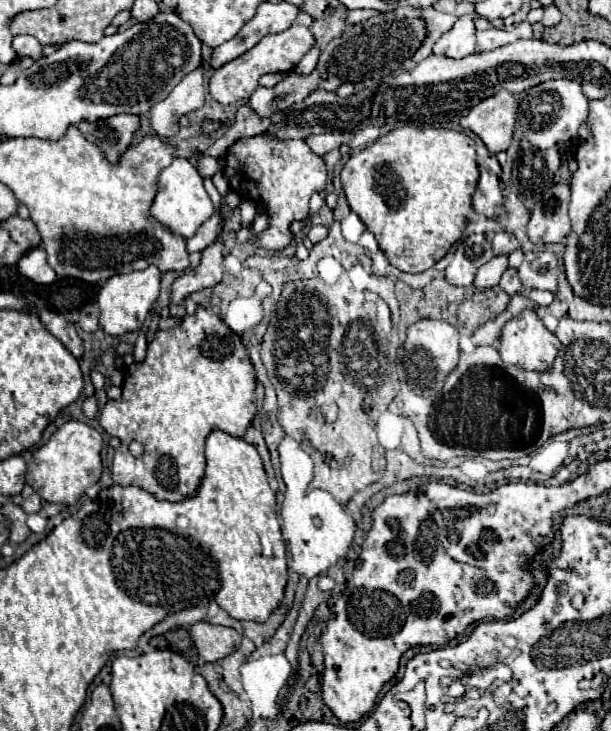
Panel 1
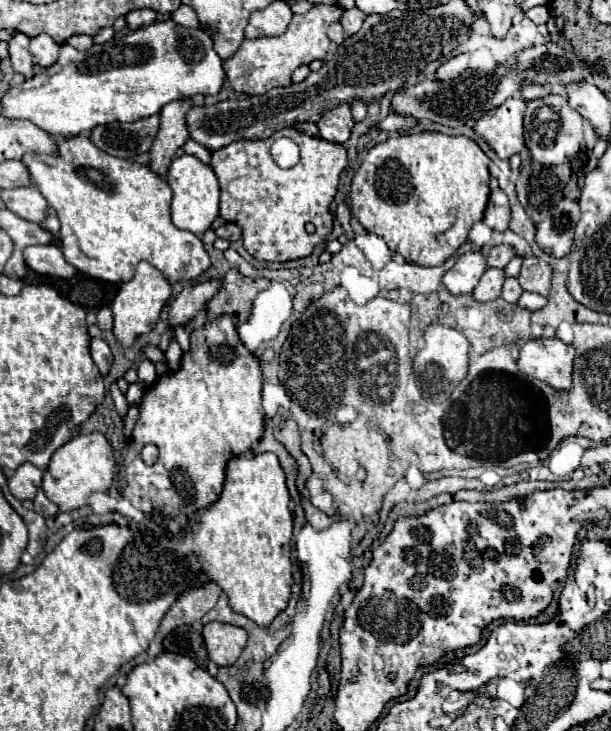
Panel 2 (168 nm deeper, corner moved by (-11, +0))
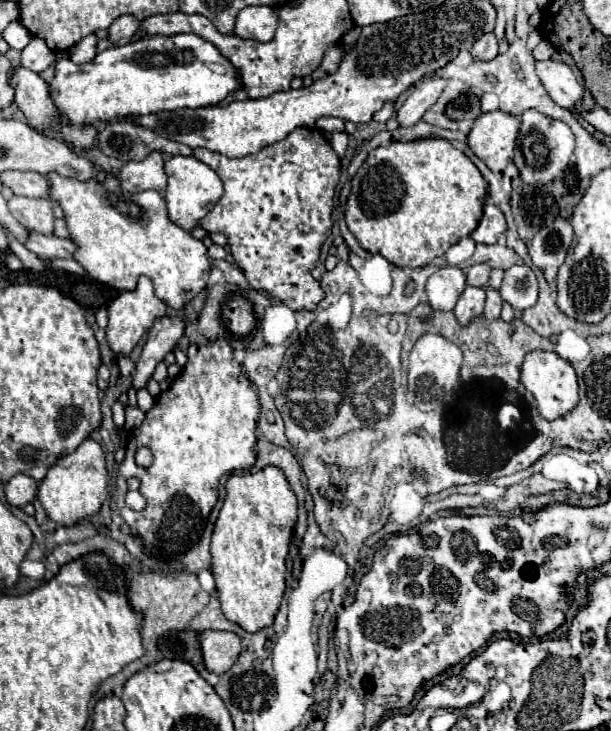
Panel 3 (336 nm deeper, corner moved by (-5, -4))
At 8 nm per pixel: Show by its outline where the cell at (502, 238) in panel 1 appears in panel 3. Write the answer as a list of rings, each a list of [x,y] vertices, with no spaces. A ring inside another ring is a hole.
[[[475,264],[475,266],[471,266],[469,270],[465,270],[467,284],[469,286],[487,286],[489,272],[491,272],[491,268],[487,264]]]

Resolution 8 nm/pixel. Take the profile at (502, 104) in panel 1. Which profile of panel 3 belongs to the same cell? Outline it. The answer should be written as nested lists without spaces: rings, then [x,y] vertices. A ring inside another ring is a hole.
[[[501,110],[481,114],[469,132],[469,148],[487,164],[487,168],[501,172],[509,162],[513,162],[519,126],[519,116],[511,116]]]

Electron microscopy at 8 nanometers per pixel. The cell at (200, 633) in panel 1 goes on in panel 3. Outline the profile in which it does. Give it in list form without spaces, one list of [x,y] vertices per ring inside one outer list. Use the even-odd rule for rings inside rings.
[[[205,630],[199,634],[199,640],[201,640],[205,666],[209,672],[215,672],[215,674],[227,672],[235,664],[241,652],[241,640],[233,632]]]

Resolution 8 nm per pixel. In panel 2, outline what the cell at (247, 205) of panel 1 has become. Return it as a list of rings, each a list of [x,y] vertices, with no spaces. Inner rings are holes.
[[[227,223],[223,226],[218,227],[215,230],[215,234],[219,238],[226,239],[229,242],[234,242],[241,238],[242,230],[235,223]]]

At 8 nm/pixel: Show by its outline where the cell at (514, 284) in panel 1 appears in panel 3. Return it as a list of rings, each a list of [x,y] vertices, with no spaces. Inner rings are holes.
[[[487,288],[487,300],[485,300],[483,316],[487,320],[495,320],[495,318],[499,318],[499,312],[501,312],[501,296],[499,296],[497,290]]]

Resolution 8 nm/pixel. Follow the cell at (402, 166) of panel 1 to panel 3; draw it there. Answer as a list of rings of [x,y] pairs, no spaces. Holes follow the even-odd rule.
[[[423,138],[415,142],[393,142],[369,152],[351,180],[351,194],[345,208],[345,222],[349,232],[359,240],[361,248],[371,254],[381,254],[399,268],[421,268],[431,260],[441,258],[449,246],[467,238],[479,224],[483,202],[487,196],[487,182],[477,166],[449,140]]]

